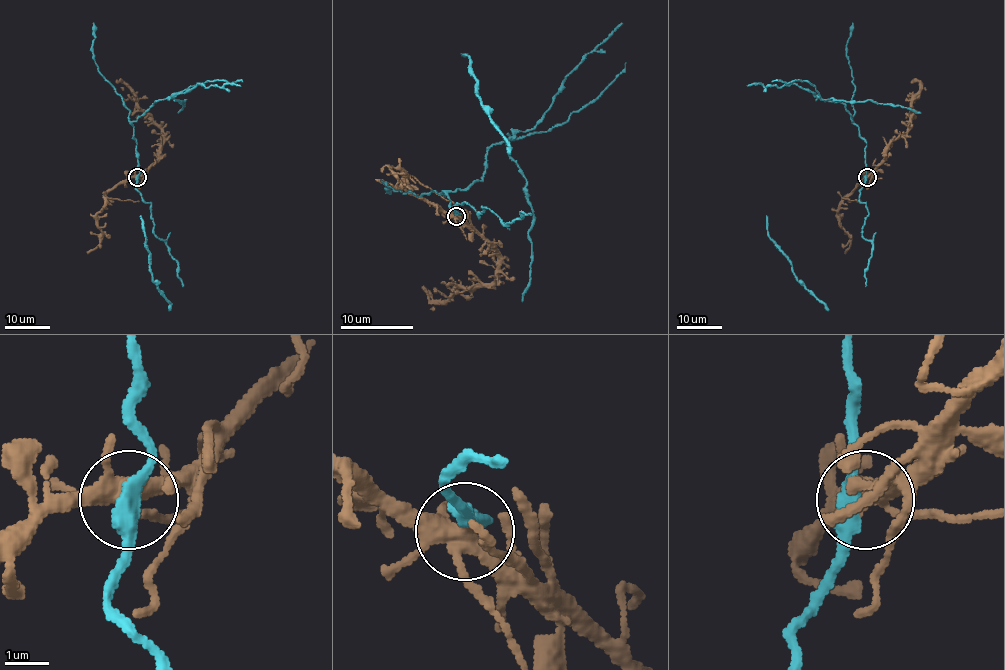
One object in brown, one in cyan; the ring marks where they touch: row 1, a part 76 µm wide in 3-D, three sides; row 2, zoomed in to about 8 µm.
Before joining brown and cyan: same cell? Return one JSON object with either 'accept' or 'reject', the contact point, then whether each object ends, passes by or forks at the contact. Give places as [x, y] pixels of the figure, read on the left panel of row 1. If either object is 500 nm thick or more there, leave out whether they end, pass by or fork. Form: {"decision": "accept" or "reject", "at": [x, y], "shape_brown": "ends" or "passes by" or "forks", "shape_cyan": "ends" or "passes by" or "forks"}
{"decision": "reject", "at": [137, 177], "shape_brown": "forks", "shape_cyan": "passes by"}

